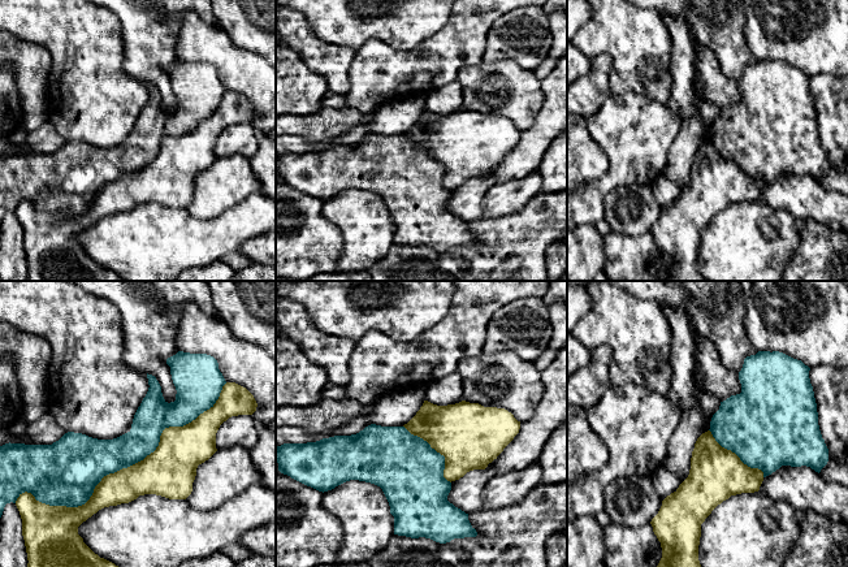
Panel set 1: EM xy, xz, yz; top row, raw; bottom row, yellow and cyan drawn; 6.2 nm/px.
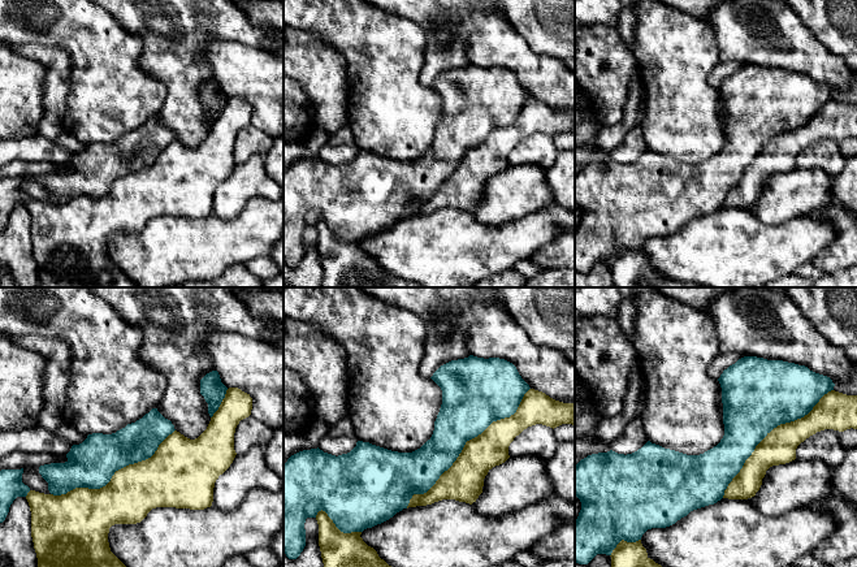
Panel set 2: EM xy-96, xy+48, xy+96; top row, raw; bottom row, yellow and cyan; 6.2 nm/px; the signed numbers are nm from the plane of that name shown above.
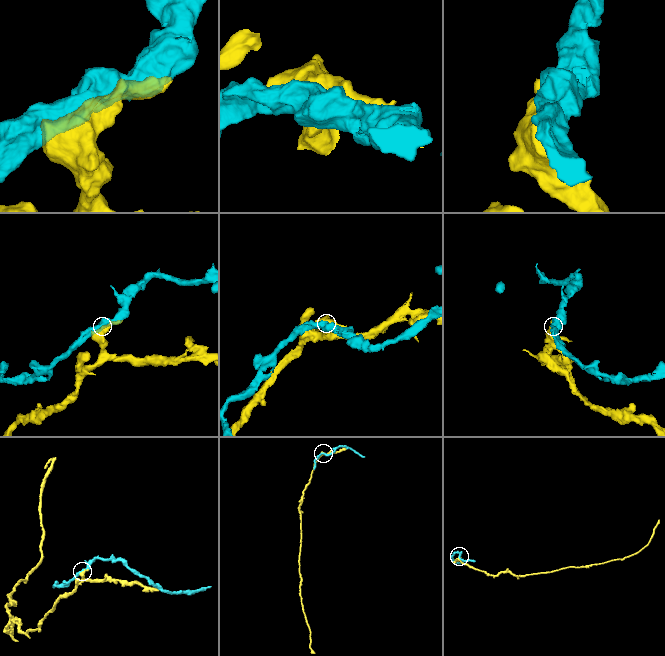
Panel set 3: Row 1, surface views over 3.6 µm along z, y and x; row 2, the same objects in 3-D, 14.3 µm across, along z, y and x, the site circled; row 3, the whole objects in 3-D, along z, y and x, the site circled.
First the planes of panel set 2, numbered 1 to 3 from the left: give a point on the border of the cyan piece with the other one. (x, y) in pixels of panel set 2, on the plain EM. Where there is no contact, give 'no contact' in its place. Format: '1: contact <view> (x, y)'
1: contact xy-96 (113, 184)
2: contact xy+48 (466, 152)
3: contact xy+96 (769, 142)

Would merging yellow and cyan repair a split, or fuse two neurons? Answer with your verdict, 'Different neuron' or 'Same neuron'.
Different neuron

